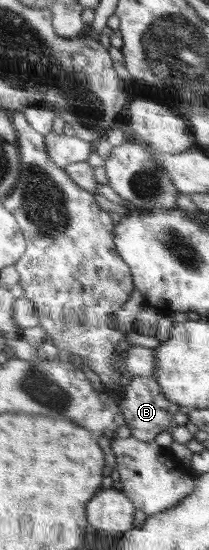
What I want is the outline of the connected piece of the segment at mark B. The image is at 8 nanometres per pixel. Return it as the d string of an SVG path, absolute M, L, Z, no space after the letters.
M133 376L124 391L124 398L120 398L119 406L132 437L141 441L154 441L158 434L174 424L172 416L179 411L179 406L168 402L162 396L158 381L155 381L154 377Z

